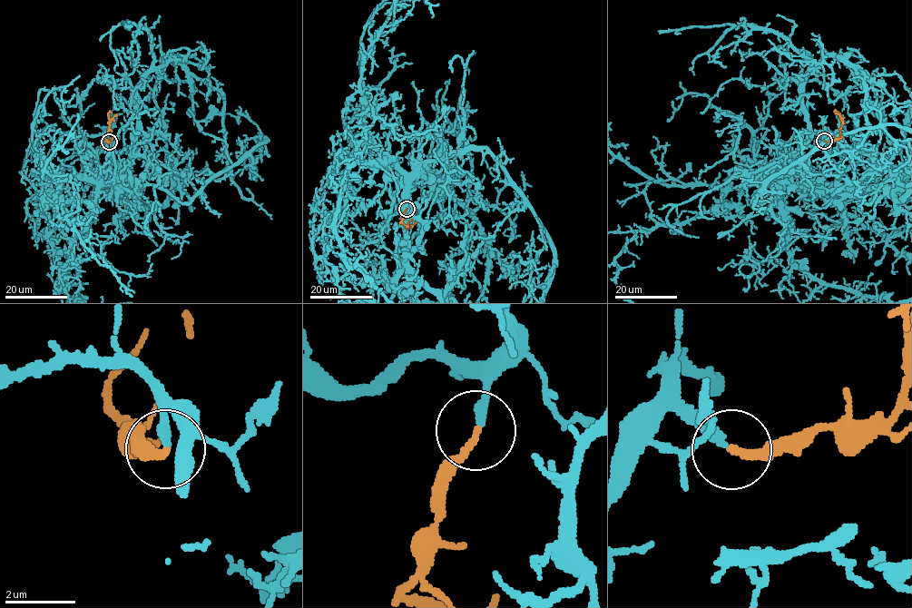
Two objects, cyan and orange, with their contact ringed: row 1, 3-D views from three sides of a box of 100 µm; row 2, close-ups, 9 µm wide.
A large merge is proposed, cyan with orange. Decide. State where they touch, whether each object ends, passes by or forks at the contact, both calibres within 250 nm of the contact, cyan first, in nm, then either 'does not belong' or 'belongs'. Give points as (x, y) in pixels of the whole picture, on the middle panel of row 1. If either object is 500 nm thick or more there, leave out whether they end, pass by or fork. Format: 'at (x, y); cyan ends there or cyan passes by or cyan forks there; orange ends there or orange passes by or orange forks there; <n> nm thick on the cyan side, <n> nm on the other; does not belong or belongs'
at (406, 209); cyan ends there; orange ends there; 240 nm thick on the cyan side, 200 nm on the other; belongs

